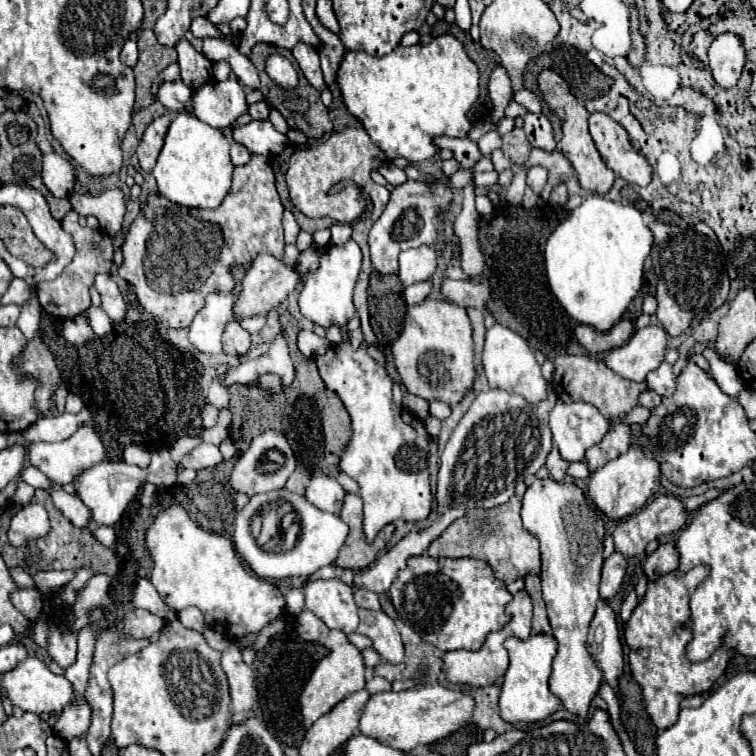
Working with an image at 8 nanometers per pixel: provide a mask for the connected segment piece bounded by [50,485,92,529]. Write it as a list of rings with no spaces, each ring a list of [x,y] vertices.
[[[54,485],[54,489],[50,491],[50,495],[52,495],[54,505],[62,511],[62,515],[64,515],[74,527],[84,529],[84,527],[90,527],[90,525],[92,525],[92,521],[90,521],[90,507],[84,505],[78,497],[68,495],[68,493],[66,493],[62,487],[58,487],[58,485]]]

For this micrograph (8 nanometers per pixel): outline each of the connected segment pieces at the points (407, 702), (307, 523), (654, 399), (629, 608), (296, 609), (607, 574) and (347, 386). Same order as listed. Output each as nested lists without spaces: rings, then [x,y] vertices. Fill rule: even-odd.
[[[418,685],[400,693],[380,691],[370,695],[370,699],[366,701],[360,715],[358,733],[372,737],[392,749],[408,753],[418,745],[430,745],[460,729],[464,723],[470,721],[472,709],[474,701],[470,693],[448,689],[442,685]]]
[[[280,489],[280,491],[274,491],[274,493],[264,493],[264,495],[254,495],[248,505],[238,511],[236,519],[234,519],[234,547],[236,547],[236,553],[240,555],[240,559],[250,567],[252,573],[256,573],[258,577],[262,579],[286,579],[286,577],[308,577],[312,575],[314,571],[318,571],[320,567],[324,565],[332,565],[340,547],[344,545],[346,541],[346,535],[348,535],[348,525],[334,513],[326,513],[318,507],[314,507],[312,503],[306,501],[304,495],[296,495],[296,493],[290,493],[286,489]],[[272,499],[286,499],[294,505],[296,513],[300,515],[300,537],[298,537],[298,543],[294,549],[286,551],[286,553],[266,553],[262,551],[258,545],[256,545],[256,539],[252,537],[250,533],[250,521],[252,521],[252,515],[266,503],[270,503]]]
[[[644,391],[644,393],[638,395],[638,405],[646,407],[646,409],[654,409],[654,407],[658,407],[660,401],[662,401],[660,395],[656,395],[654,391]]]
[[[632,590],[628,597],[624,600],[624,602],[621,605],[621,609],[620,609],[620,615],[621,615],[621,619],[624,623],[627,623],[632,611],[634,610],[634,608],[637,605],[637,595],[636,595],[636,591]]]
[[[292,587],[288,593],[286,593],[286,611],[292,613],[292,615],[298,615],[304,607],[304,593],[302,593],[302,587]]]
[[[612,553],[602,567],[602,581],[600,581],[602,601],[610,601],[618,593],[624,573],[626,573],[626,557],[622,557],[620,553]]]
[[[340,343],[330,347],[324,355],[316,357],[320,377],[324,379],[326,387],[332,389],[344,403],[350,419],[352,419],[352,439],[346,445],[346,451],[340,457],[340,471],[350,475],[360,485],[360,497],[364,503],[364,535],[372,543],[382,527],[394,523],[398,519],[404,521],[424,521],[432,511],[432,493],[430,493],[430,479],[428,479],[428,433],[424,423],[414,415],[406,413],[404,409],[396,407],[392,401],[392,381],[386,369],[376,363],[368,355],[368,345],[362,343],[356,351],[350,343]]]

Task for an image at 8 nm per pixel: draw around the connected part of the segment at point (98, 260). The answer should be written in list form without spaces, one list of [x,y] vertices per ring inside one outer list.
[[[70,211],[64,217],[64,229],[72,235],[74,245],[76,245],[76,255],[72,259],[72,263],[62,271],[62,275],[58,275],[52,281],[42,281],[36,287],[36,293],[40,297],[40,303],[44,307],[46,313],[66,319],[66,317],[74,317],[78,313],[82,313],[84,309],[88,309],[90,305],[90,287],[94,283],[94,275],[100,271],[110,271],[112,261],[114,261],[114,247],[112,247],[112,239],[110,235],[102,233],[100,229],[90,229],[90,227],[82,227],[78,223],[78,215],[74,211]]]

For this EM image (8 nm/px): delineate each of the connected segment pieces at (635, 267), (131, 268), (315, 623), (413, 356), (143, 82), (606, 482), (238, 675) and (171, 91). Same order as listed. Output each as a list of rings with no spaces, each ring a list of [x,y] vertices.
[[[588,195],[580,207],[570,211],[568,219],[564,219],[546,241],[544,261],[548,285],[572,319],[592,325],[598,331],[608,331],[614,323],[620,321],[628,303],[642,287],[642,267],[650,253],[652,241],[654,235],[644,225],[642,213],[636,207],[614,203],[602,195]]]
[[[252,155],[248,165],[236,167],[232,175],[232,189],[224,197],[218,209],[186,209],[170,203],[162,195],[150,195],[148,203],[140,211],[140,217],[132,223],[126,243],[122,247],[124,265],[120,277],[134,283],[140,305],[160,321],[166,321],[172,329],[190,327],[192,319],[204,305],[208,293],[220,291],[230,293],[234,289],[232,265],[250,263],[258,253],[270,253],[276,259],[284,257],[284,235],[282,235],[282,213],[284,207],[274,187],[274,173],[264,155]]]
[[[302,611],[302,613],[296,617],[296,631],[298,631],[298,635],[300,635],[304,641],[316,641],[316,643],[326,645],[326,647],[330,649],[330,655],[324,657],[324,659],[316,665],[316,669],[314,669],[310,681],[306,683],[306,687],[304,687],[302,695],[300,695],[300,707],[302,707],[300,711],[302,711],[304,727],[310,729],[310,725],[312,725],[318,717],[326,715],[334,705],[338,705],[338,703],[340,703],[342,699],[346,699],[350,693],[360,691],[360,689],[364,687],[364,683],[366,683],[366,679],[364,679],[364,661],[362,661],[360,651],[358,651],[352,643],[348,643],[346,635],[344,635],[342,631],[328,629],[328,627],[322,623],[322,619],[318,619],[318,617],[316,617],[314,613],[310,613],[310,611]]]
[[[426,299],[422,305],[408,307],[404,329],[392,345],[396,369],[404,387],[426,401],[440,399],[448,405],[458,403],[474,383],[472,325],[466,309],[450,303]]]
[[[144,29],[138,35],[138,63],[134,67],[136,75],[136,109],[148,107],[154,97],[150,85],[154,77],[164,71],[170,63],[176,63],[178,55],[174,47],[164,47],[156,41],[152,29]]]
[[[630,447],[628,453],[620,455],[614,461],[608,461],[602,469],[590,475],[588,483],[588,495],[592,497],[594,505],[612,521],[620,521],[632,513],[636,513],[640,507],[646,505],[648,497],[656,489],[656,481],[660,477],[660,463],[656,459],[644,459],[644,449]]]
[[[236,645],[222,651],[222,669],[228,677],[232,697],[230,723],[236,725],[254,717],[254,697],[256,697],[254,673],[242,661],[240,649],[236,649]]]
[[[182,81],[176,83],[164,83],[158,91],[158,101],[168,109],[170,113],[190,113],[190,97],[192,89],[186,87]]]

